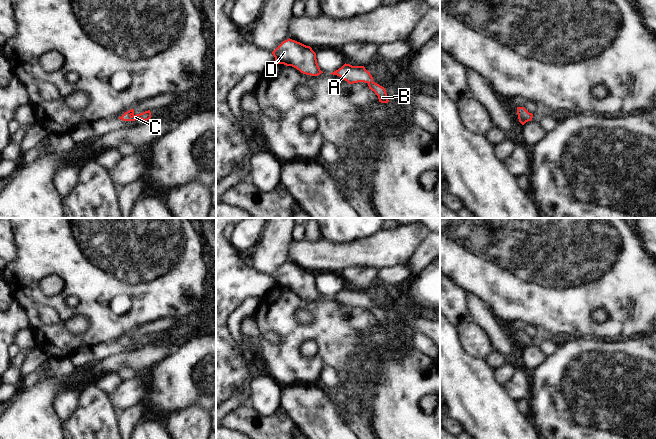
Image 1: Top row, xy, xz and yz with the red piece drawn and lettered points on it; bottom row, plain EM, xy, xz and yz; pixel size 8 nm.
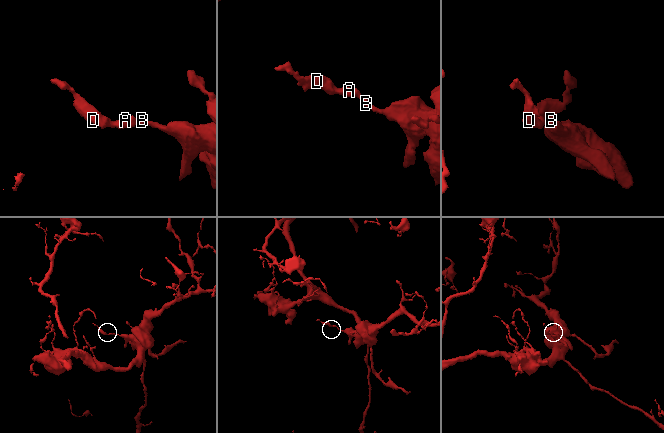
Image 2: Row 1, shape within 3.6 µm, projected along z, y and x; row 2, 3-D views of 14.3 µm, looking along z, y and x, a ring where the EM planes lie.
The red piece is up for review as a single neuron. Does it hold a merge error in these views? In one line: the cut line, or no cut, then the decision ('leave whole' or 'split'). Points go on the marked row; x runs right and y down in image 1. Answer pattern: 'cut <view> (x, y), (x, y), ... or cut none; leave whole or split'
cut none; leave whole

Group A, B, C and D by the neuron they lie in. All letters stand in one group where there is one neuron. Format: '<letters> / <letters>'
A B C D

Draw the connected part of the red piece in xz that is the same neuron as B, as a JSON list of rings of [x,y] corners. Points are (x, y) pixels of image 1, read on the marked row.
[[[344,64],[338,70],[330,73],[341,77],[343,80],[347,81],[349,84],[364,82],[367,83],[369,89],[375,92],[378,96],[379,102],[388,103],[387,93],[384,87],[373,81],[373,77],[369,71],[365,69],[364,66],[352,66],[350,64]]]

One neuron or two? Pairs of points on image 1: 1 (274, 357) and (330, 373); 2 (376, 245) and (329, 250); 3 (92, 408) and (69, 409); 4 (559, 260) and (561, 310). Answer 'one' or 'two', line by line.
1: two
2: one
3: two
4: one

